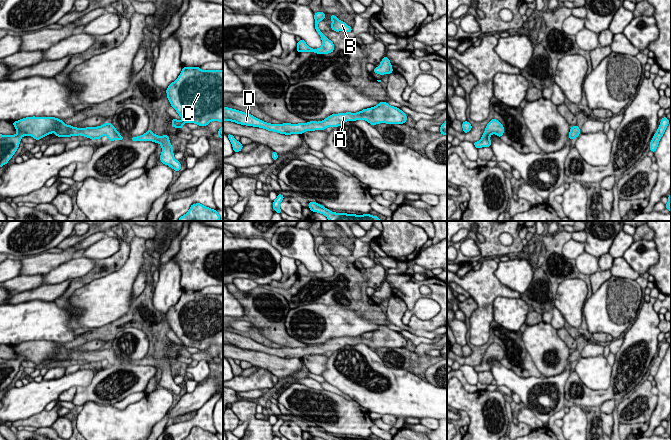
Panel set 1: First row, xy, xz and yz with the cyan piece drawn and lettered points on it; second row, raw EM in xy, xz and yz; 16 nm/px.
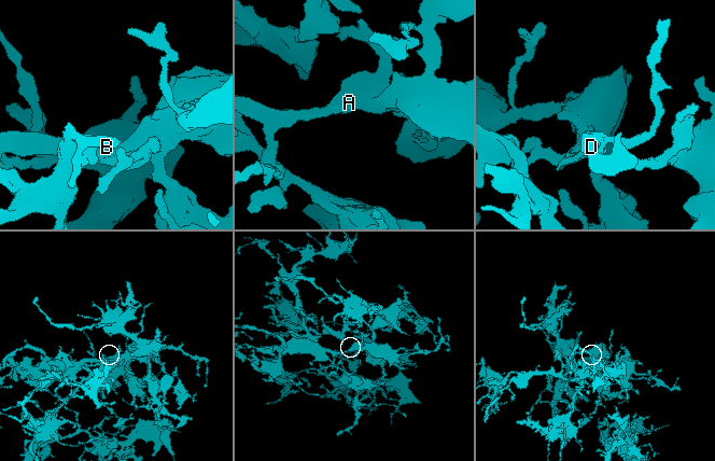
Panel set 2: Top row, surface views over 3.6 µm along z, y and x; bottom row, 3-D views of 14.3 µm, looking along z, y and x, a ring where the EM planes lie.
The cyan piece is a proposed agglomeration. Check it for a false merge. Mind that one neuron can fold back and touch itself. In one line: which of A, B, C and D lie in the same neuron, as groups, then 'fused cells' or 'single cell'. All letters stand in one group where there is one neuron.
A B C D | single cell

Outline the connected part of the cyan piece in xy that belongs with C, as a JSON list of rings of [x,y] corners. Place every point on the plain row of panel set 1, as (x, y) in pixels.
[[[183,291],[166,317],[182,342],[181,345],[172,342],[171,351],[182,353],[184,347],[206,350],[211,345],[223,345],[223,294]]]

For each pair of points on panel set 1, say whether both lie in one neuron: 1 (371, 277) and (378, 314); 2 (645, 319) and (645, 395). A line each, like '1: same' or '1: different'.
1: same
2: different

